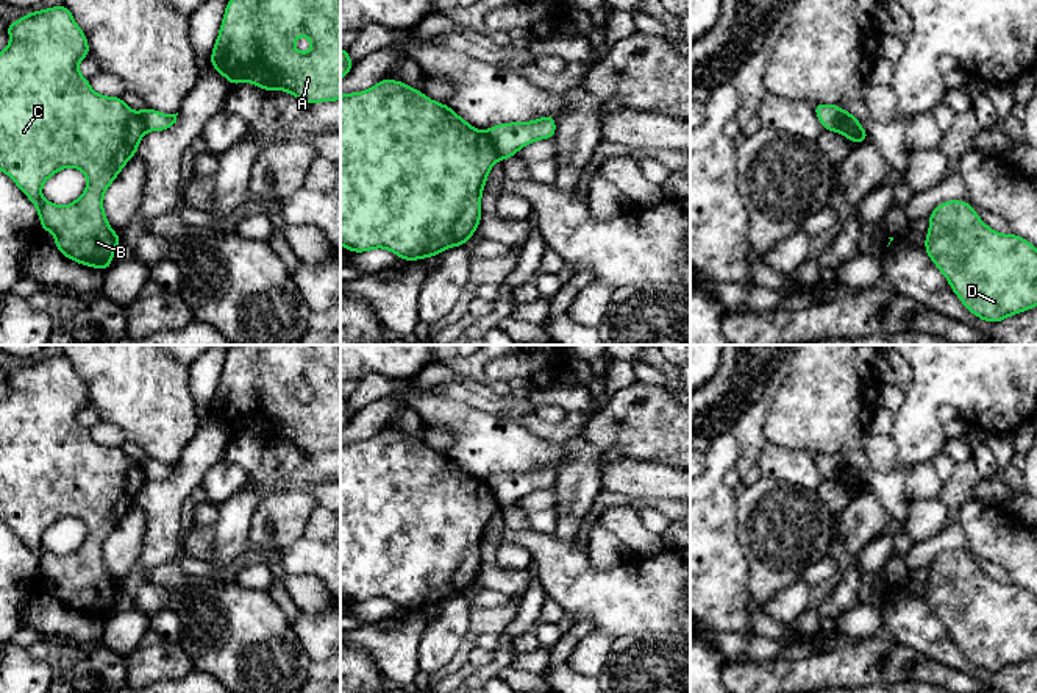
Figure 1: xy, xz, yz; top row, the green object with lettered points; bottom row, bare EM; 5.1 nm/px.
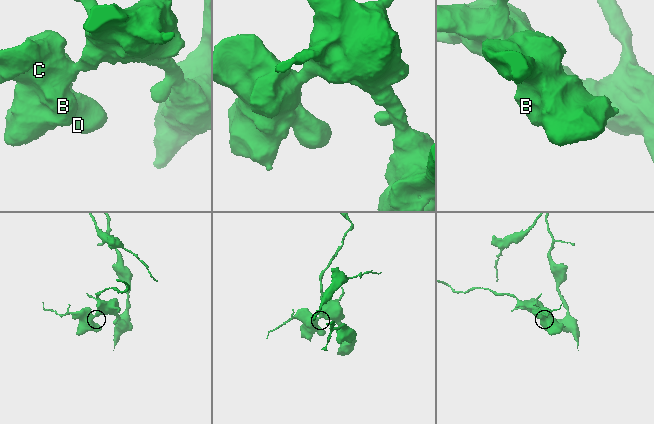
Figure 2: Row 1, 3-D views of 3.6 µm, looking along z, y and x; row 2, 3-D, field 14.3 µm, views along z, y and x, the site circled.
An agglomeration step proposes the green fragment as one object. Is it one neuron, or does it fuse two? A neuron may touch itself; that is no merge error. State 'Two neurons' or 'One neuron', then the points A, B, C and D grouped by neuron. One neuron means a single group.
Two neurons. Groups: A / B C D

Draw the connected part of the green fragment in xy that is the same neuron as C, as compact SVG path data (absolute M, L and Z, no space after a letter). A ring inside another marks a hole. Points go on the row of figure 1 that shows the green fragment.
M64 5L33 11L31 14L27 14L22 19L8 23L6 31L9 33L11 41L9 45L0 52L0 170L5 172L28 197L28 200L36 204L42 231L52 231L55 234L55 248L58 248L70 261L106 272L111 267L112 256L117 250L119 242L122 240L122 236L116 234L109 226L109 222L106 220L103 211L103 197L106 189L117 178L125 164L133 156L136 156L139 142L147 133L145 123L139 112L134 112L125 105L122 97L105 97L94 92L89 80L78 72L78 62L89 56L89 44L84 31L73 20L73 14ZM66 167L75 167L81 170L87 178L87 187L73 203L59 206L44 200L41 189L50 176Z

